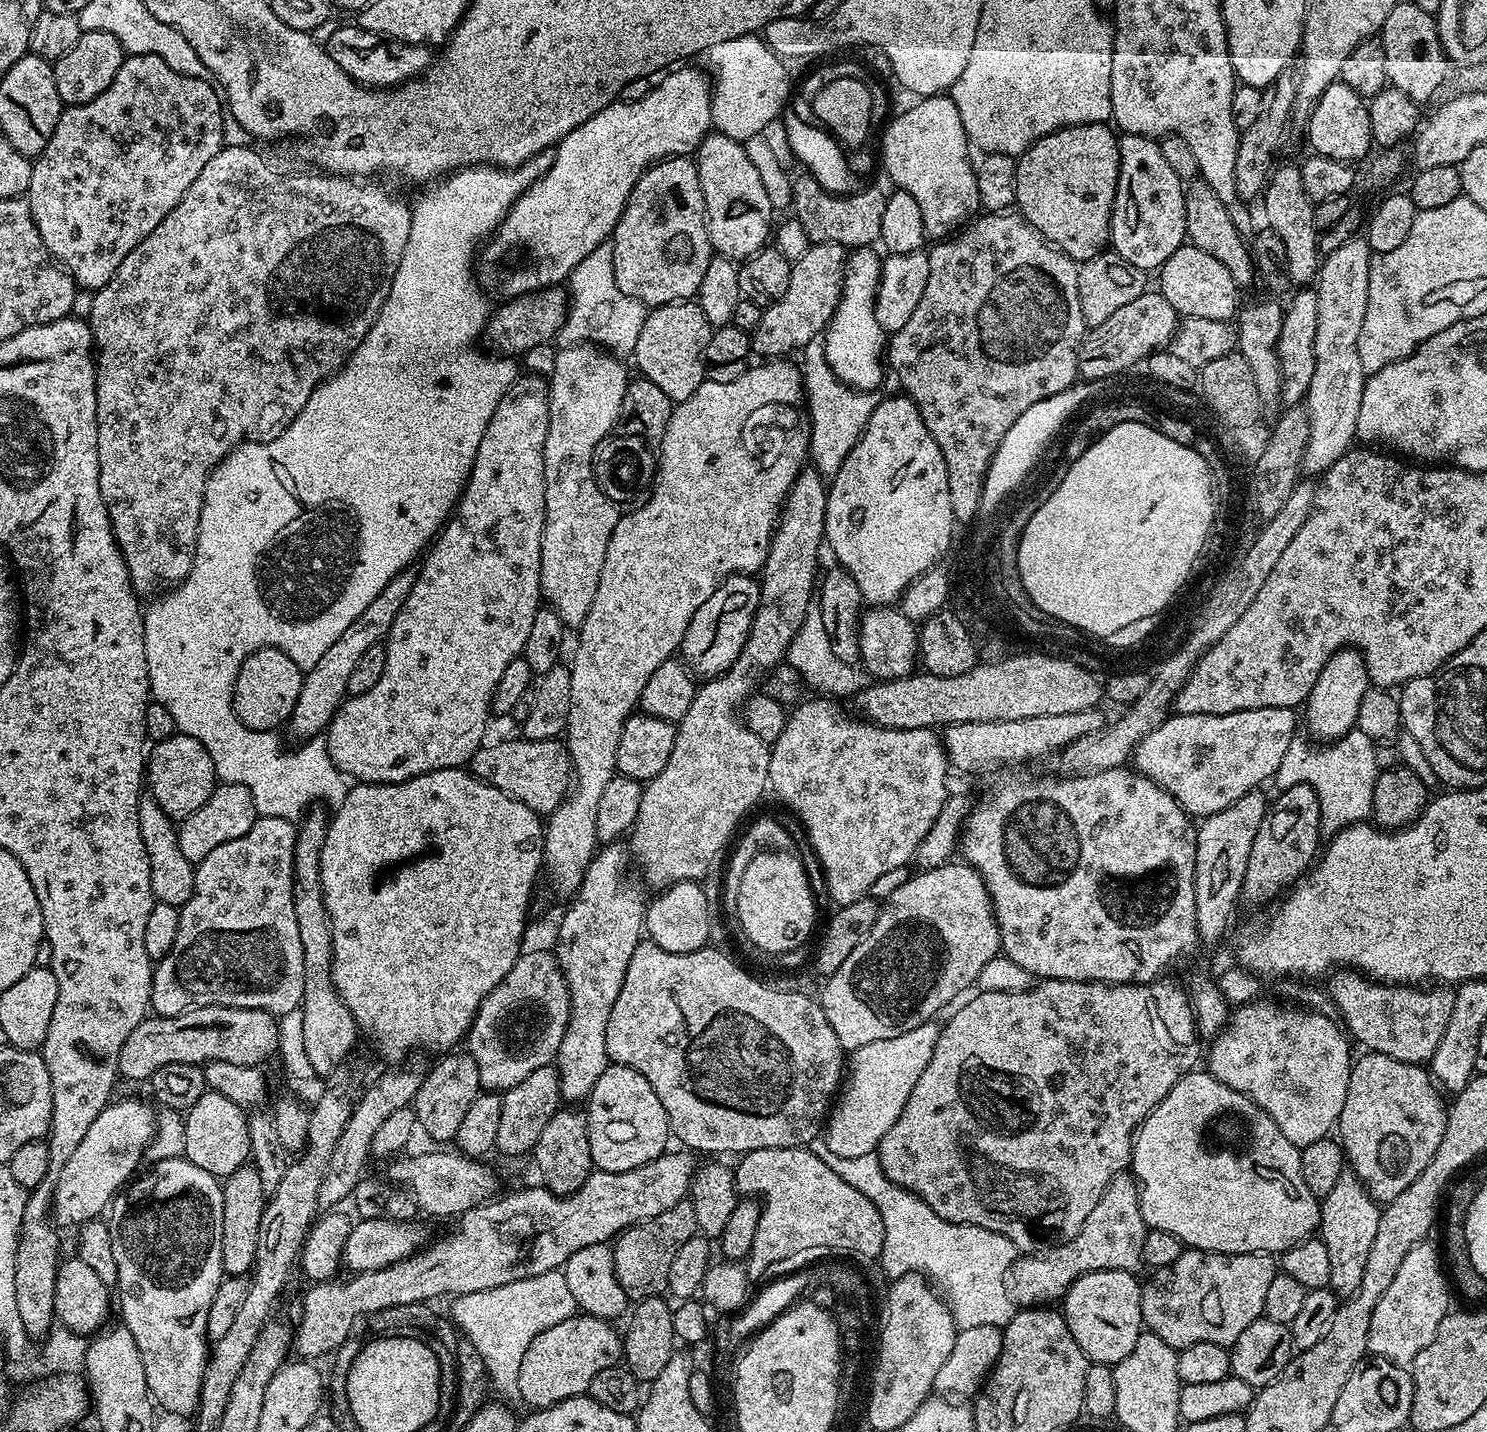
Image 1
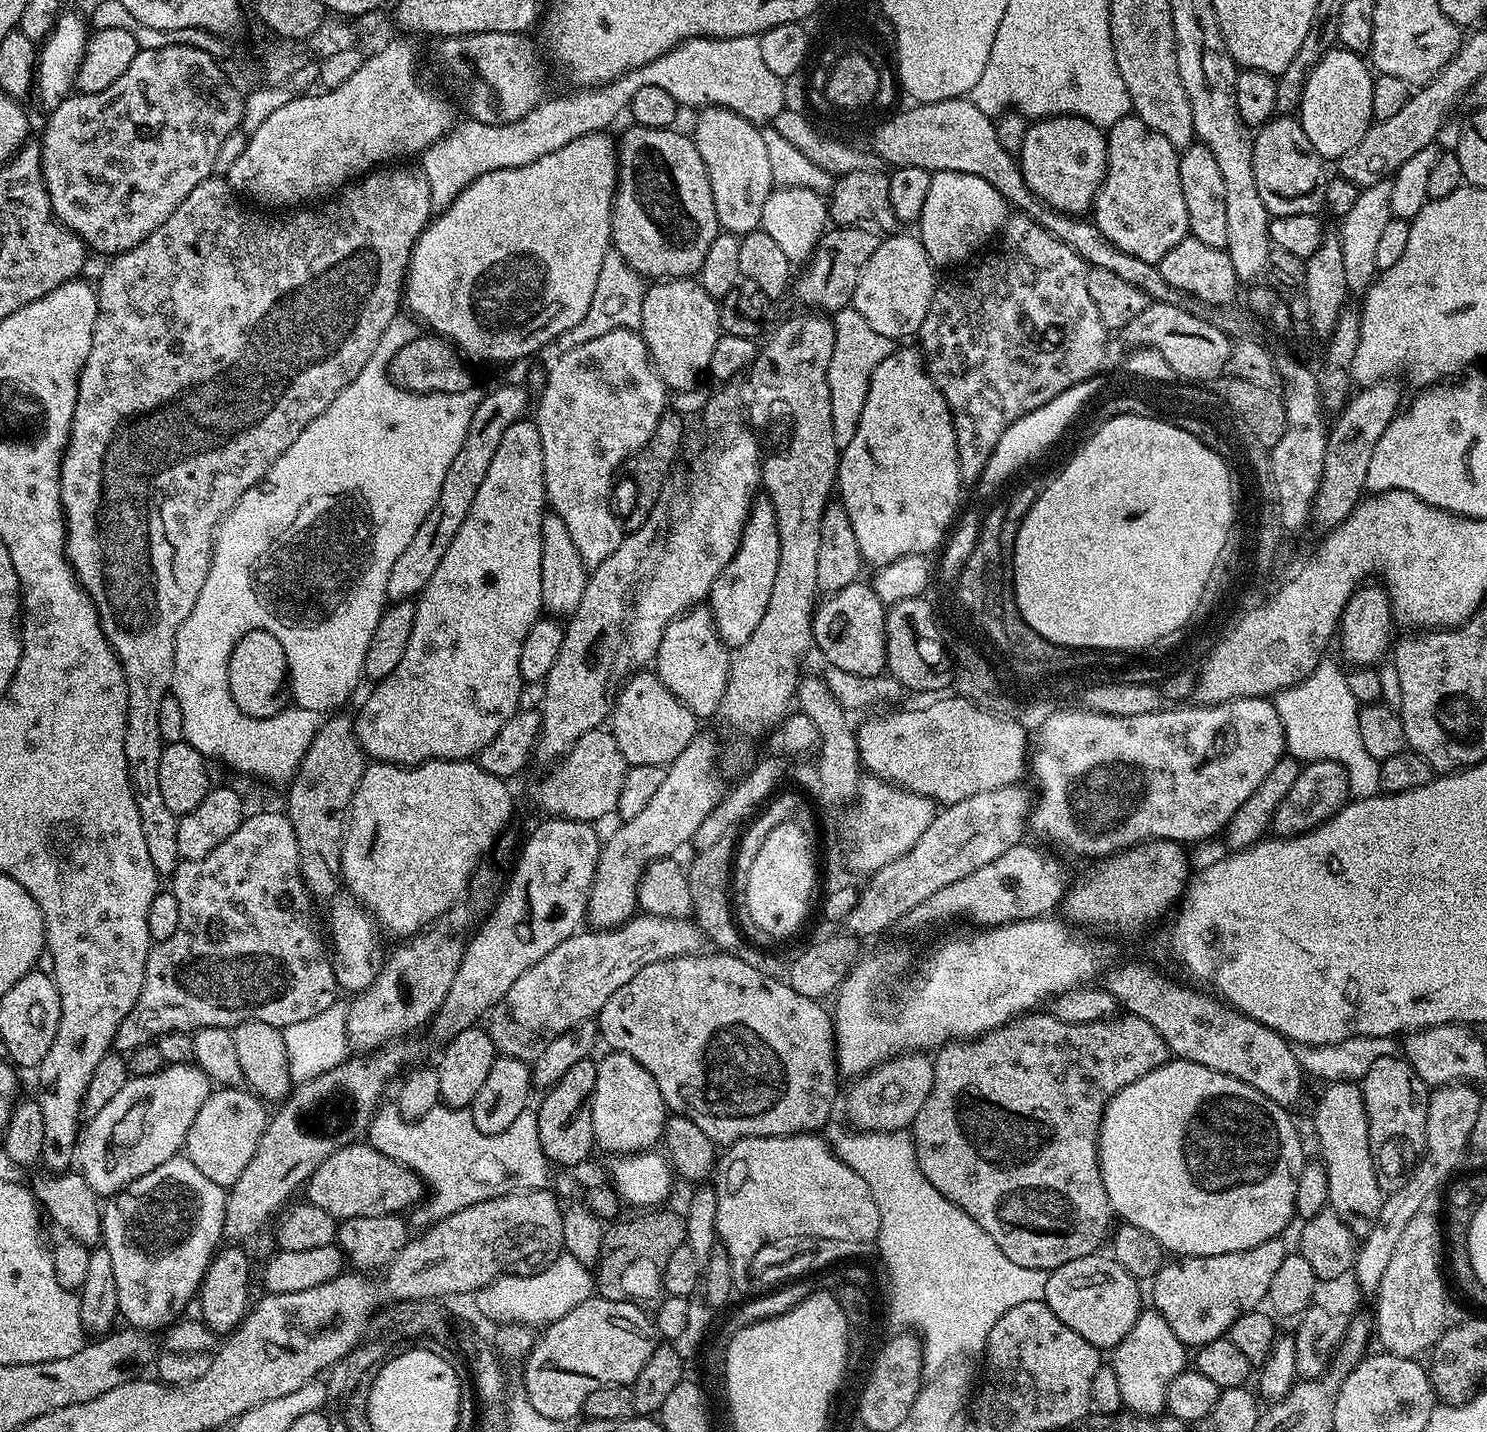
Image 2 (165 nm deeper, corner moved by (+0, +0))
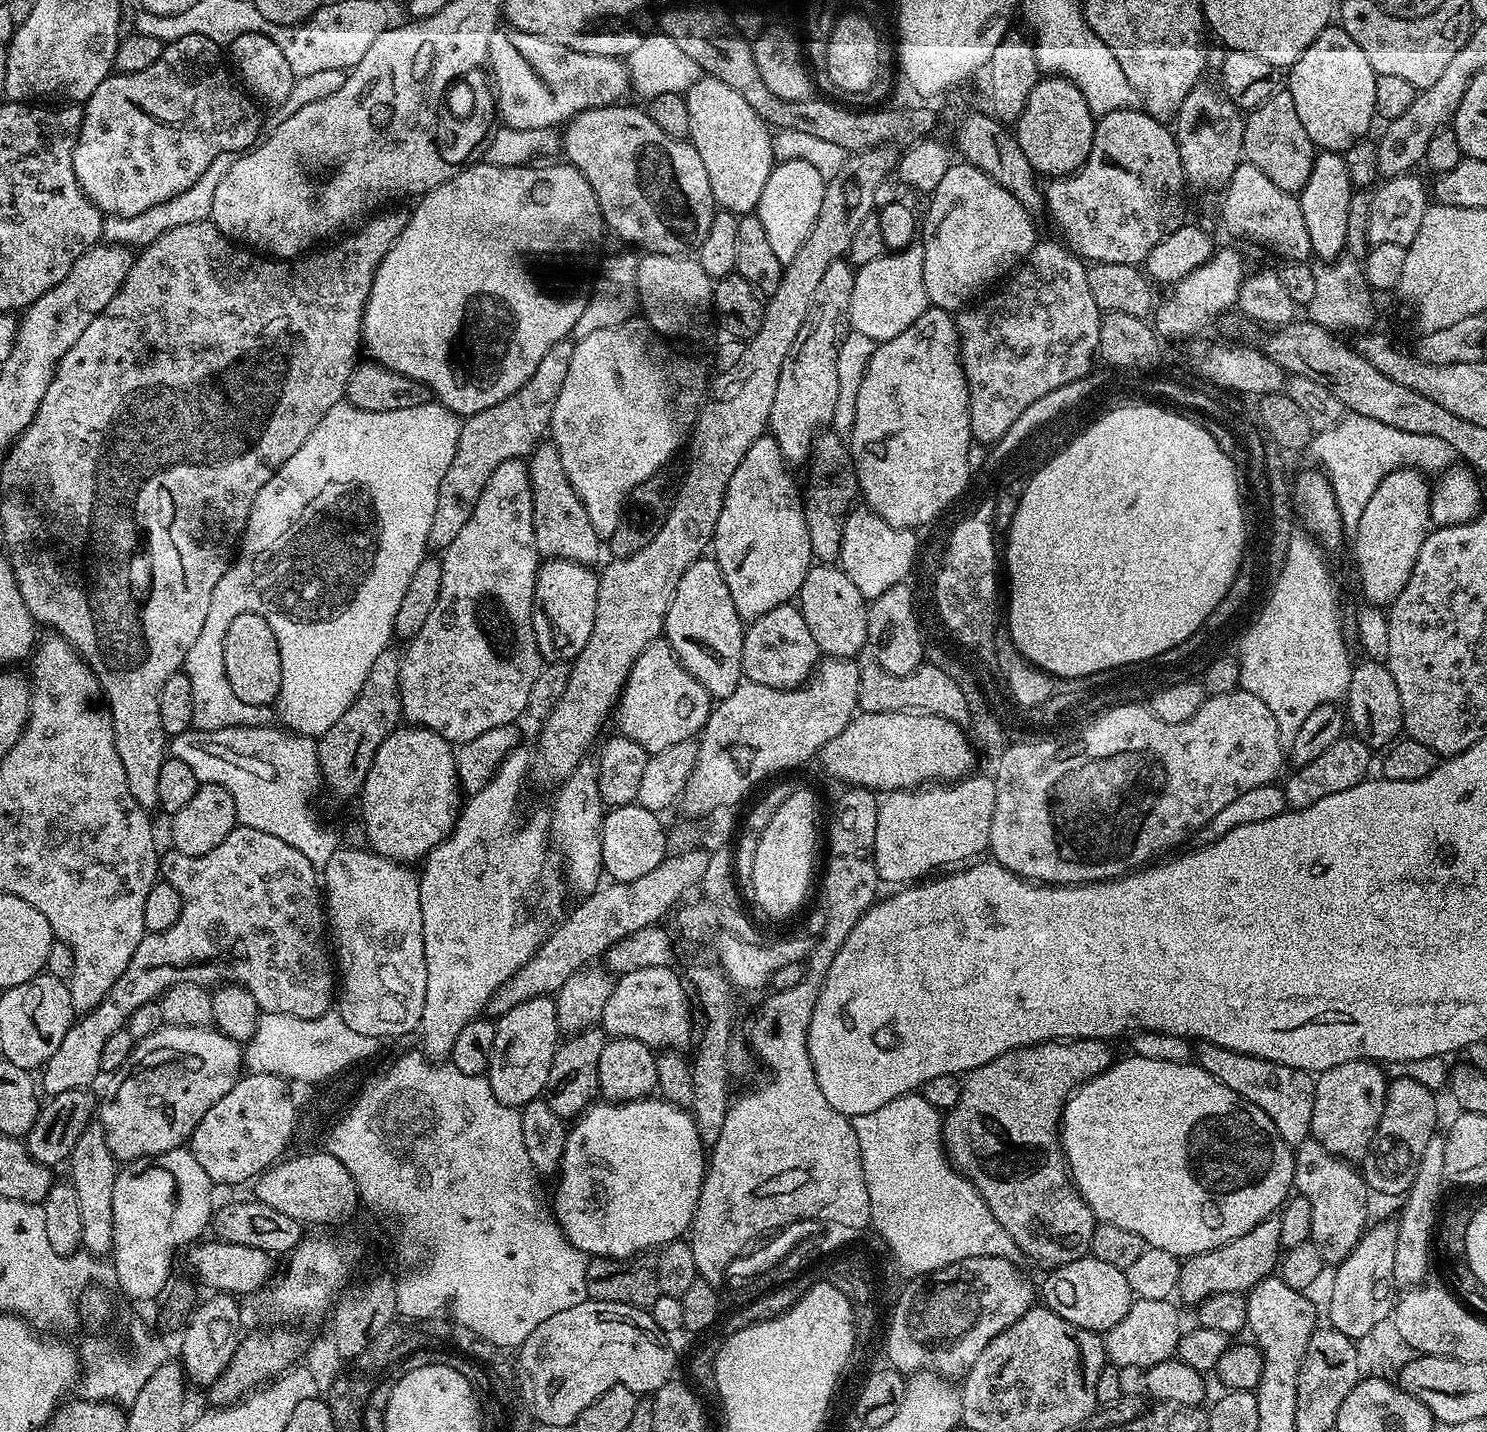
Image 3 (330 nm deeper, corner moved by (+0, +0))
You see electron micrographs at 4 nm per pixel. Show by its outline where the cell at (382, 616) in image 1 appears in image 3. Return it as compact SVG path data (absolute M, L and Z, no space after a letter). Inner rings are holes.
M565 338L550 346L550 350L546 350L546 358L538 362L538 370L534 370L531 378L515 394L498 406L490 406L490 410L482 410L461 423L454 462L450 462L450 470L446 470L442 486L438 486L438 506L434 506L434 522L430 522L429 549L443 550L454 542L462 526L470 522L478 494L482 494L490 474L494 474L502 462L531 456L537 444L549 435L554 402L558 402L562 382L566 382L566 370L570 370L572 345L573 341Z

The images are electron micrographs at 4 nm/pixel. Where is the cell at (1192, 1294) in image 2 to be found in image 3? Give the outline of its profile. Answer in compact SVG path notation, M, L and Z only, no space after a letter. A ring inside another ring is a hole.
M1279 1215L1267 1216L1254 1230L1242 1234L1242 1238L1234 1238L1228 1244L1203 1252L1197 1256L1187 1257L1180 1266L1180 1280L1178 1296L1181 1296L1191 1306L1199 1306L1203 1300L1218 1294L1231 1292L1247 1293L1267 1276L1277 1271L1282 1259L1280 1238L1282 1236L1282 1222Z

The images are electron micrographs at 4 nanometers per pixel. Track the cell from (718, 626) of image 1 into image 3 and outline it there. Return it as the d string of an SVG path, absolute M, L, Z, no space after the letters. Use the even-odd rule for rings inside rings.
M765 434L756 439L750 450L746 450L742 462L738 462L738 470L734 470L734 478L730 478L730 486L726 486L722 514L718 514L710 548L713 553L716 551L714 559L722 570L722 578L726 578L734 610L738 610L741 620L745 622L762 618L762 614L770 614L770 610L795 601L806 574L814 567L802 488L798 480L796 484L792 472L793 469L778 450L776 439L771 434Z

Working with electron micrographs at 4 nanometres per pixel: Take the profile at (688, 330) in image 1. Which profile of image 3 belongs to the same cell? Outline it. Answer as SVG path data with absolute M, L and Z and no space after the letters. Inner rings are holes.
M653 252L641 255L636 261L636 299L639 311L649 328L661 337L668 336L696 336L704 327L710 324L712 312L712 277L702 270L702 266L691 255L671 256L670 254L654 254Z

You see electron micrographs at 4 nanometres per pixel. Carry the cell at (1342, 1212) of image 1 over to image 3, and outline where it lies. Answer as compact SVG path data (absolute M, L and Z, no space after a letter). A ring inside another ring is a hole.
M1351 1060L1342 1062L1342 1066L1330 1066L1330 1070L1319 1073L1315 1081L1311 1139L1326 1146L1330 1154L1341 1160L1363 1161L1372 1146L1386 1102L1390 1080L1385 1069L1370 1060Z

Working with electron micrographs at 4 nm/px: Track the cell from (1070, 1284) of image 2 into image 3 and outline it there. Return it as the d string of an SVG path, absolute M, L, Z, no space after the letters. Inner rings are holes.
M1091 1254L1069 1264L1051 1269L1042 1284L1042 1300L1051 1312L1097 1334L1107 1334L1130 1310L1134 1295L1127 1282L1125 1269L1098 1262Z

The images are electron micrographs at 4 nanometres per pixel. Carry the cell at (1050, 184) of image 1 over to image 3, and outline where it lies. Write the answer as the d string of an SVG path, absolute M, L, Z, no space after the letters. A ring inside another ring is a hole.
M1048 74L1036 83L1034 90L1030 90L1026 110L1022 110L1014 125L1014 135L1018 146L1022 146L1022 154L1026 154L1030 166L1041 177L1069 177L1084 165L1090 154L1096 121L1097 117L1092 115L1075 82Z

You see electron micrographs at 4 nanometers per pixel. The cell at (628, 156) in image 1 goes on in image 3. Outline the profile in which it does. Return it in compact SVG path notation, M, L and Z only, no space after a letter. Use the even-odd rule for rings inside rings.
M481 162L479 164L469 164L467 168L461 170L457 176L450 178L446 182L442 182L434 190L430 190L427 194L419 197L415 201L416 209L411 209L406 226L402 230L402 234L398 234L398 238L392 244L392 249L386 254L386 258L382 258L382 262L378 266L378 270L374 274L374 282L372 289L368 294L368 301L364 307L364 326L362 329L362 344L375 363L380 364L384 368L394 370L398 374L402 374L407 380L415 382L417 385L425 384L430 391L433 392L435 399L443 404L445 408L449 408L451 412L456 413L461 418L467 418L478 414L482 410L490 410L490 406L498 406L506 398L510 398L520 389L520 387L531 378L534 370L538 370L538 362L542 362L542 358L546 358L546 350L550 350L550 346L554 346L559 340L565 339L571 333L572 327L578 322L578 318L582 318L582 310L586 310L586 302L590 295L590 276L588 280L588 260L584 255L595 246L600 240L600 235L605 235L606 229L604 219L600 213L598 206L598 198L594 198L594 190L590 190L590 182L586 182L586 178L582 178L582 174L572 164L567 162L559 162L560 164L552 164L556 162L544 162L541 168L532 168L536 166L517 166L514 168L501 168L498 164L490 164Z

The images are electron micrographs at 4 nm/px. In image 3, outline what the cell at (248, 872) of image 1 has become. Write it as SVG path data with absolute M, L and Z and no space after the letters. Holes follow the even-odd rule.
M238 826L234 830L230 830L230 834L226 834L226 839L223 842L218 842L218 846L214 846L214 850L210 850L210 854L205 856L187 856L175 850L168 850L165 856L163 853L159 857L158 872L162 879L170 882L170 886L174 886L174 890L178 890L178 894L182 894L182 914L178 918L178 922L174 922L174 926L170 926L170 930L145 934L142 942L138 942L138 950L134 950L134 958L130 958L126 970L122 970L122 978L118 978L118 982L114 982L114 986L102 998L102 1002L98 1002L98 1006L94 1006L79 1018L73 1019L70 1030L66 1030L66 1038L62 1038L58 1050L54 1050L54 1054L42 1069L42 1075L44 1075L44 1080L42 1076L42 1088L43 1091L44 1088L48 1091L47 1095L49 1097L92 1086L92 1083L96 1080L96 1075L100 1076L102 1072L100 1063L102 1062L102 1048L106 1042L118 1030L122 1030L127 1025L130 1014L134 1014L134 1010L138 1010L138 1006L146 1006L159 1001L166 989L175 984L181 984L182 982L205 986L241 984L243 988L250 990L250 994L254 994L254 1002L258 1002L261 1012L290 1014L294 1018L318 1018L319 1016L325 1016L333 1007L334 993L338 988L338 976L334 971L334 960L329 949L327 948L328 952L324 949L326 905L322 899L322 884L318 879L317 865L312 864L310 858L306 858L306 854L302 854L302 850L294 850L294 846L290 846L290 842L282 842L282 838L278 838L274 834L265 834L263 830Z

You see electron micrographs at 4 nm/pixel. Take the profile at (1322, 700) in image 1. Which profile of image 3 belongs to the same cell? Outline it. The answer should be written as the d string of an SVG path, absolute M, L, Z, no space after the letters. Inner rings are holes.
M1415 467L1399 468L1382 482L1360 510L1356 527L1356 572L1360 575L1360 588L1369 605L1390 606L1402 594L1402 586L1410 582L1410 574L1418 562L1418 550L1430 531L1430 498L1432 488L1429 477Z

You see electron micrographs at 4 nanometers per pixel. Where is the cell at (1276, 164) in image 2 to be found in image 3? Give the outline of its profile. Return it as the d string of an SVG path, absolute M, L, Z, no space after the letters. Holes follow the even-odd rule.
M1287 90L1276 92L1262 106L1251 109L1244 121L1243 159L1253 164L1270 178L1279 190L1298 194L1310 178L1312 163L1316 160L1317 147L1310 142L1310 134L1298 119L1294 98Z

